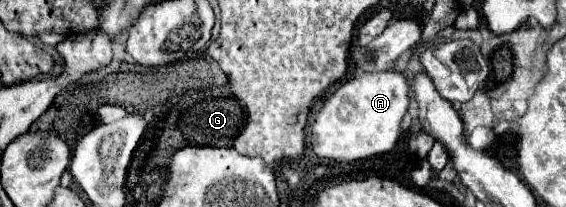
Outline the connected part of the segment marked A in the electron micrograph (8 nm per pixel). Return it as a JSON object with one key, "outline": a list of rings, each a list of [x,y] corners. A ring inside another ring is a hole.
{"outline":[[[400,72],[360,74],[342,84],[322,106],[312,126],[312,150],[320,158],[354,162],[390,152],[400,136],[400,122],[408,108],[410,86]]]}

